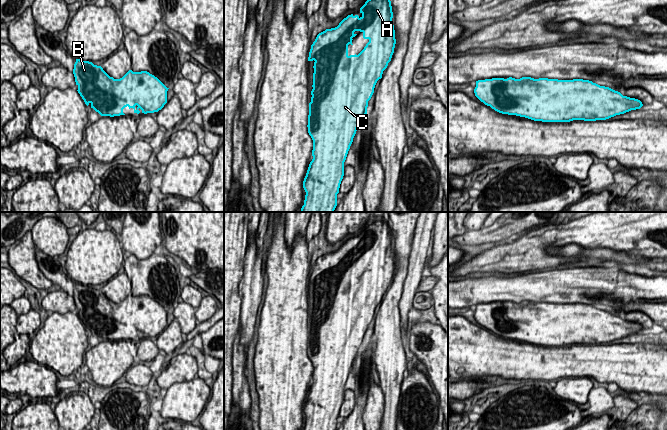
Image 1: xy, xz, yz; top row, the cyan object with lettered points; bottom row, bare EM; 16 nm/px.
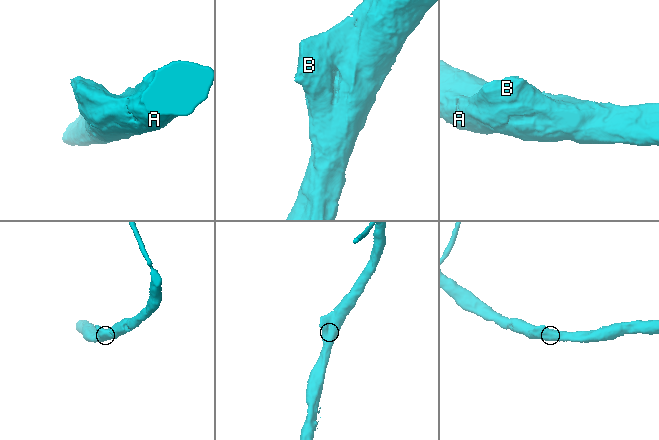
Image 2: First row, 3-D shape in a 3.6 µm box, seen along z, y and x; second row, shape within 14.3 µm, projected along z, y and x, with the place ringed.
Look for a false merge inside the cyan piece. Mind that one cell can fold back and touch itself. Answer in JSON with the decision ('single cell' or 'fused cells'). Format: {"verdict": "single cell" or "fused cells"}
{"verdict": "single cell"}

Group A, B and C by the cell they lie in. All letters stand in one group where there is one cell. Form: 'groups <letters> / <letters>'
groups A B C

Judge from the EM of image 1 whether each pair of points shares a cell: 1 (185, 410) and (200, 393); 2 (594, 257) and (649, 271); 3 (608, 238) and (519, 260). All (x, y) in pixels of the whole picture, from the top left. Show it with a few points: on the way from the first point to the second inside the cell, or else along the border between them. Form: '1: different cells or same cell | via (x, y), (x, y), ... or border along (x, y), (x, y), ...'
1: same cell | via (187, 406), (196, 397)
2: same cell | via (608, 256), (619, 256), (635, 267)
3: same cell | via (586, 235), (546, 235), (541, 238)

